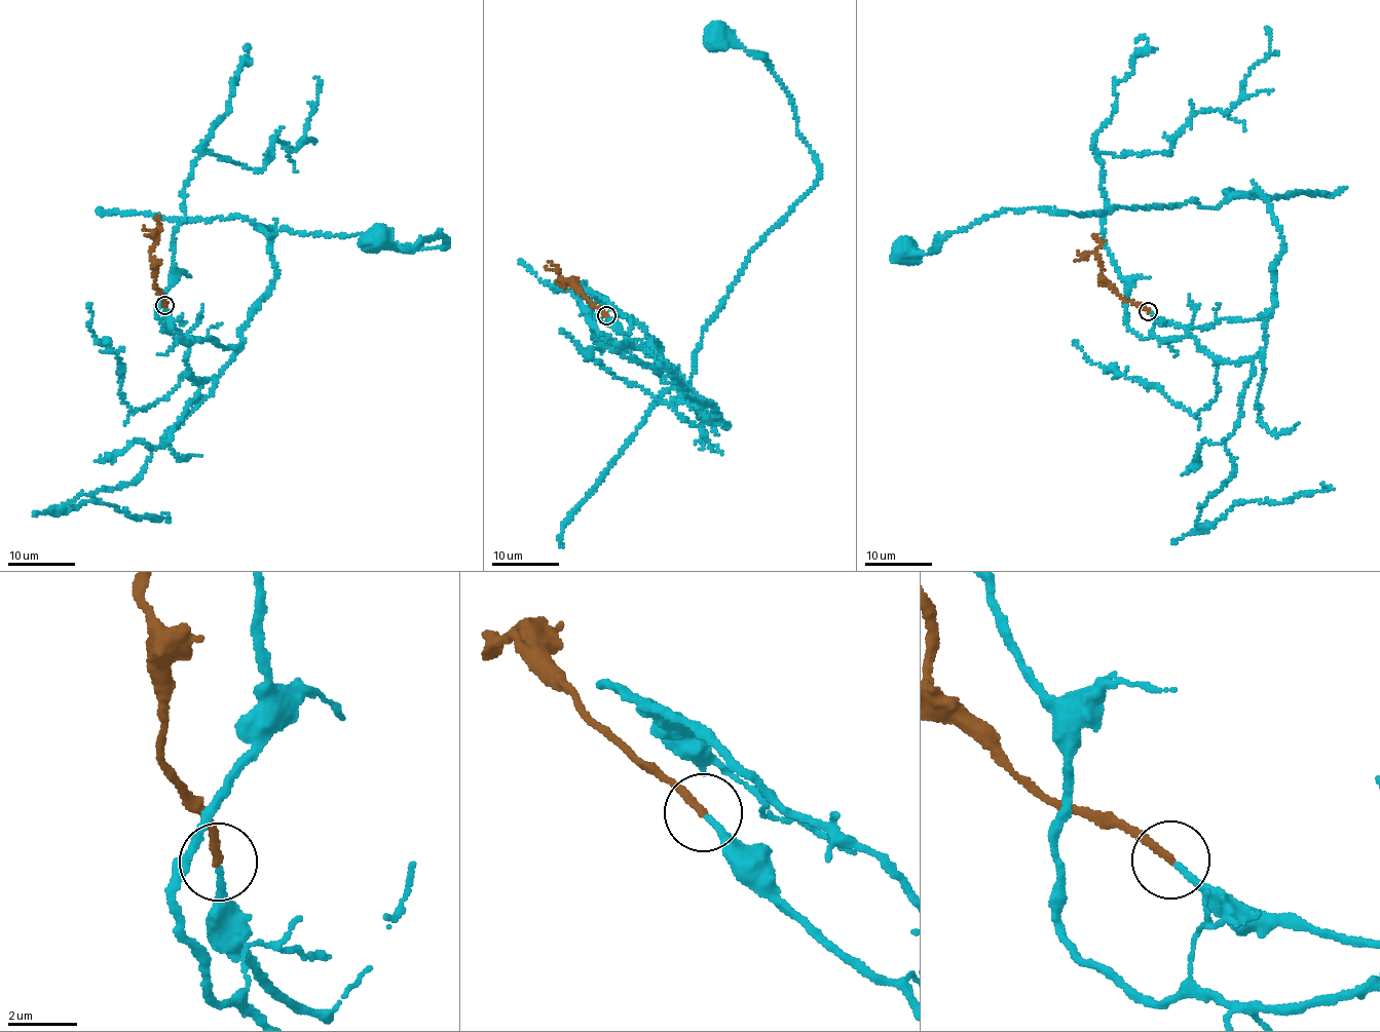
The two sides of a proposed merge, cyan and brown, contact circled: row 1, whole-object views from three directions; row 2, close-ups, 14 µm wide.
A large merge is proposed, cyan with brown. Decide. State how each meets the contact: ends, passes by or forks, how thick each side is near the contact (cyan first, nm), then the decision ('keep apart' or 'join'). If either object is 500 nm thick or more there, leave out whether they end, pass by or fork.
cyan ends there; brown ends there; 190 nm thick on the cyan side, 240 nm on the other; join

